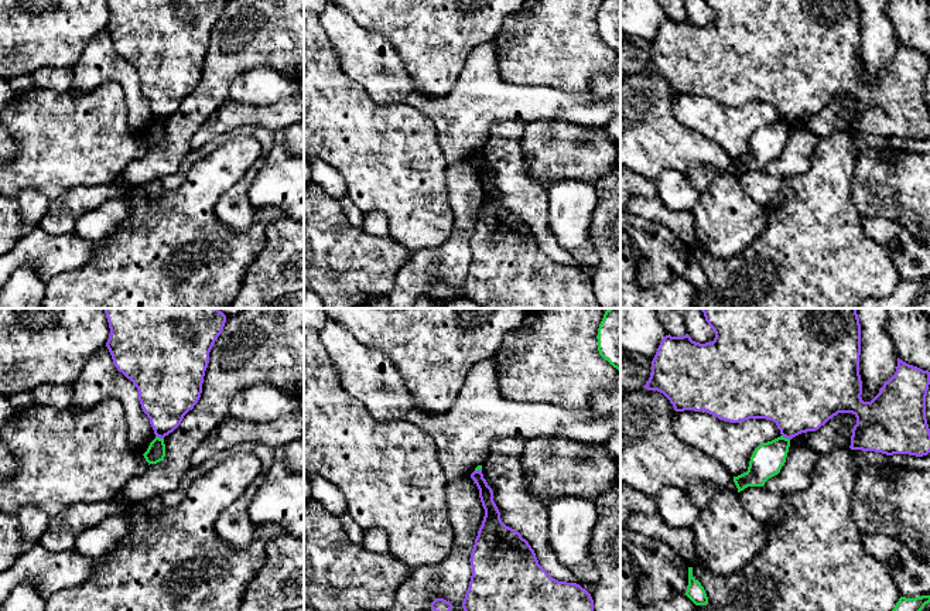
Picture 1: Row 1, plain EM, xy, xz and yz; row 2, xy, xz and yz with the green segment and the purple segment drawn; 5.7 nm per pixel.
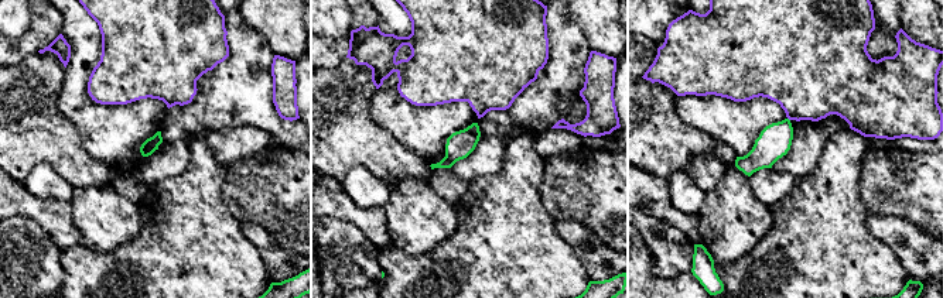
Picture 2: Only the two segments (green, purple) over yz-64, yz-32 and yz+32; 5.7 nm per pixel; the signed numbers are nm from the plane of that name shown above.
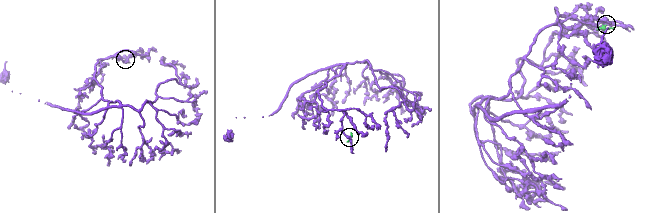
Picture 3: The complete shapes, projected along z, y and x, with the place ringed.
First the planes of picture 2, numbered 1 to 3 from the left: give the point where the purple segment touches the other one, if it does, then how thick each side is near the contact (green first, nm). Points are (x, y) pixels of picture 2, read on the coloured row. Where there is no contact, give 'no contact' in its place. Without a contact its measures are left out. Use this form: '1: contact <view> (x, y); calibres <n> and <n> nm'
1: no contact
2: no contact
3: no contact

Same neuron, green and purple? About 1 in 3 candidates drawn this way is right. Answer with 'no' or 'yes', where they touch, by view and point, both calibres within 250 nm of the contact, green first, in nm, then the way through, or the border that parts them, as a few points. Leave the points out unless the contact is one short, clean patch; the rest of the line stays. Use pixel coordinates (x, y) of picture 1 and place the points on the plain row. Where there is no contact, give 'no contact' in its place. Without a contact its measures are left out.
no; meets green in xy at (159, 120); 110 nm thick on the green side, 300 nm on the other; border along xy (156, 119), (163, 122)

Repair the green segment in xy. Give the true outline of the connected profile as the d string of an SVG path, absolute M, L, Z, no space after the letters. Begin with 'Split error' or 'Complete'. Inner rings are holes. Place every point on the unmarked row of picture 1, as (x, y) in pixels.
Complete. M155 120L150 126L147 134L143 139L144 139L146 144L148 146L148 149L163 144L165 140L164 122Z

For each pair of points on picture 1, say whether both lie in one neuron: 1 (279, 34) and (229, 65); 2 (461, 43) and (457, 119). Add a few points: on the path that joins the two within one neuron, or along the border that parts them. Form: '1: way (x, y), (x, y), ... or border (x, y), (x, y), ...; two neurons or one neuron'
1: way (266, 34), (242, 54); one neuron
2: border (478, 47), (454, 86), (434, 96); two neurons

